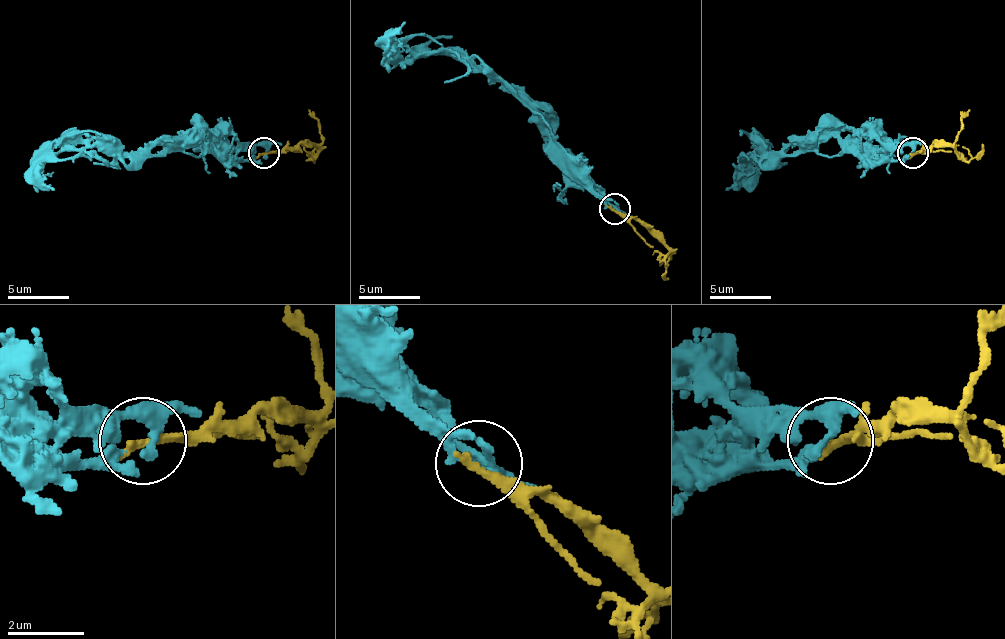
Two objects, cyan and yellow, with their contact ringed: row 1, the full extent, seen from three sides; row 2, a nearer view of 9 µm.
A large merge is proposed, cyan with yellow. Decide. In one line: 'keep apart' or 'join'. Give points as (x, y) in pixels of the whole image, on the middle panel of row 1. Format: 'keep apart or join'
join

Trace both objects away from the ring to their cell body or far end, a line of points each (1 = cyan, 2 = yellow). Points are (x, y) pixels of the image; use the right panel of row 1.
1: (912, 151), (906, 144), (884, 144), (872, 154), (831, 157), (816, 151), (763, 154), (757, 147), (726, 191)
2: (912, 154), (955, 141), (961, 123), (970, 110)

